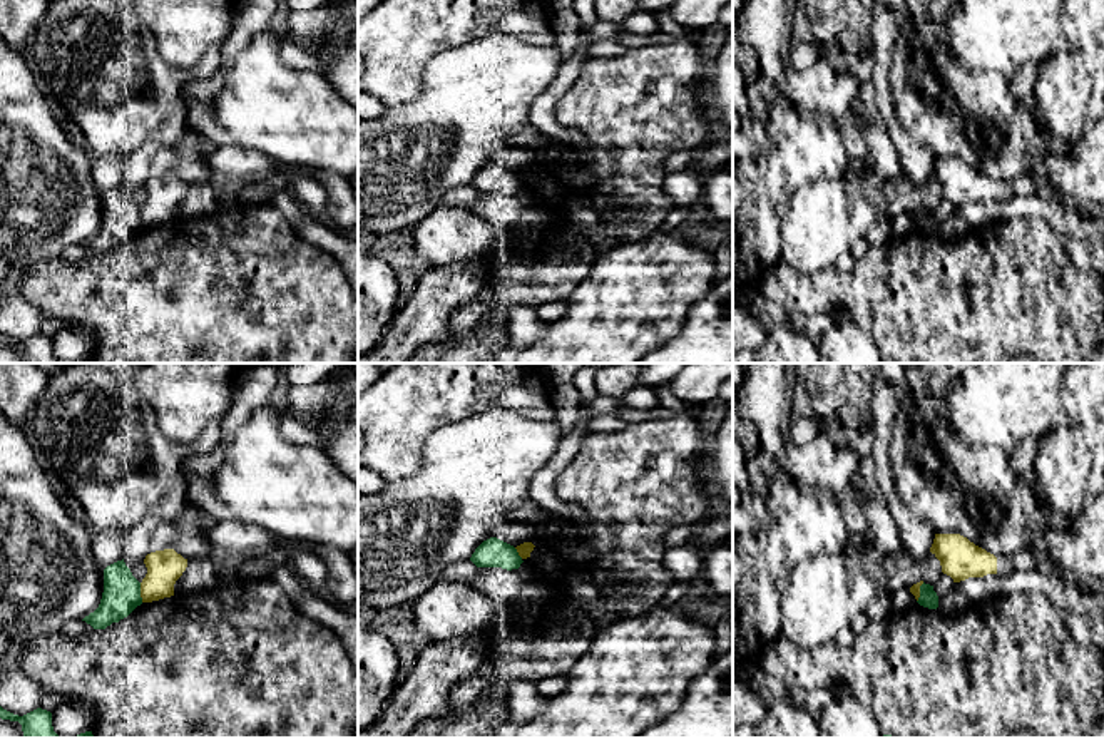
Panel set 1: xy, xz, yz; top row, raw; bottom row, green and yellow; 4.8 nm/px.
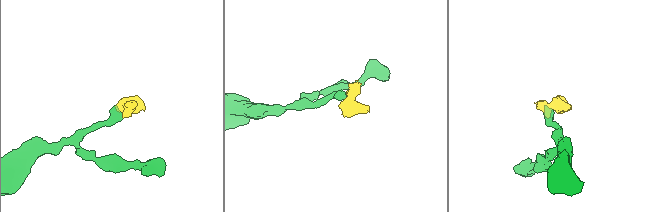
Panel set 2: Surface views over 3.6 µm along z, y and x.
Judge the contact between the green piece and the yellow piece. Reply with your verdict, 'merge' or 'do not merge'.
do not merge

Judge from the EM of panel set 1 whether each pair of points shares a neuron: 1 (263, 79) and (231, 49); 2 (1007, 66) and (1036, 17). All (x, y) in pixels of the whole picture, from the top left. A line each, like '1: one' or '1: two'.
1: two
2: one

